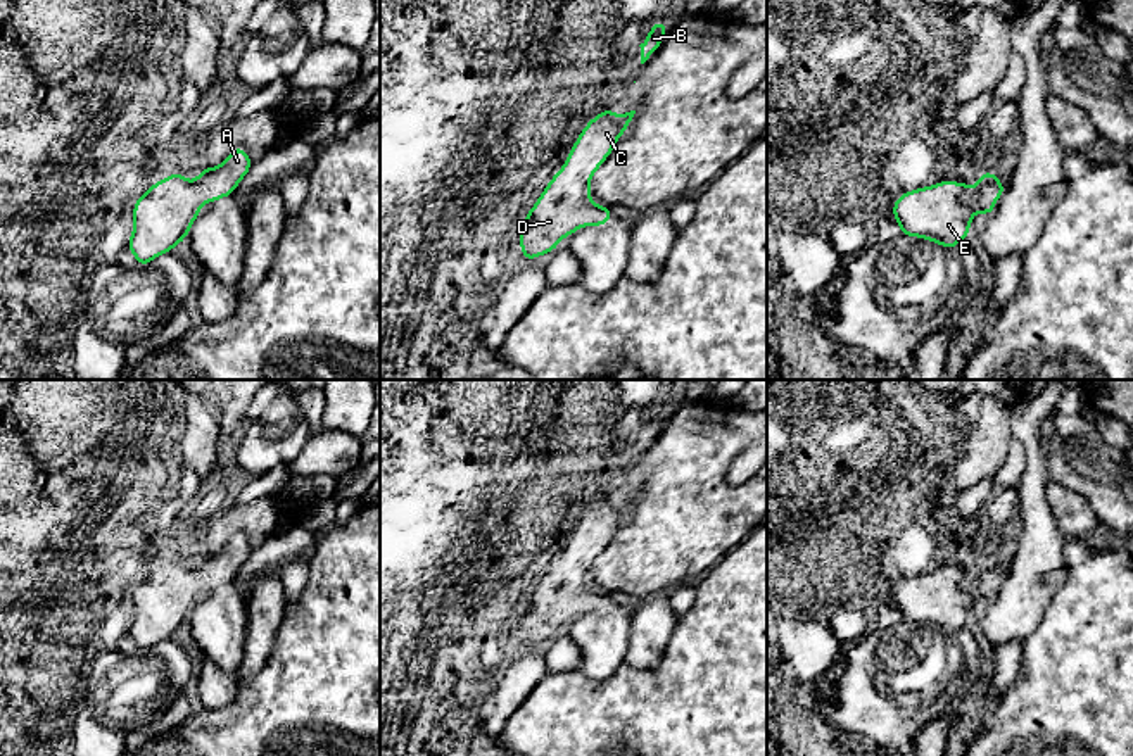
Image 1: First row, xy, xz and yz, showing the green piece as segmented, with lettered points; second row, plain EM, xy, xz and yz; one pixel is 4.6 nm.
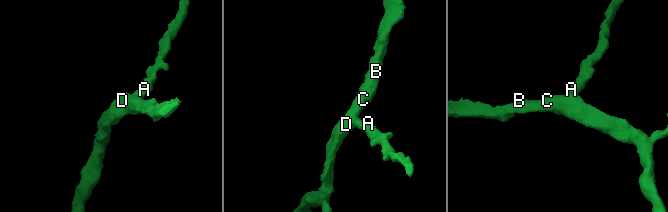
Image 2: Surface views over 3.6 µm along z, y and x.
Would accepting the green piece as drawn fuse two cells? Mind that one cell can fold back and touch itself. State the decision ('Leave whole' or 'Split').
Leave whole

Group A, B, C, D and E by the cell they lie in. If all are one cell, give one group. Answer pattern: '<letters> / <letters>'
A B C D E

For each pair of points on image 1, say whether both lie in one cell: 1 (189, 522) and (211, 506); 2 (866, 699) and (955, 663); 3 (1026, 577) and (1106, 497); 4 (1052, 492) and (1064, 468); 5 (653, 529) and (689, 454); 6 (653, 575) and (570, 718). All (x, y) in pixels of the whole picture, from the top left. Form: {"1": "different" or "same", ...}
{"1": "same", "2": "same", "3": "different", "4": "different", "5": "same", "6": "different"}

